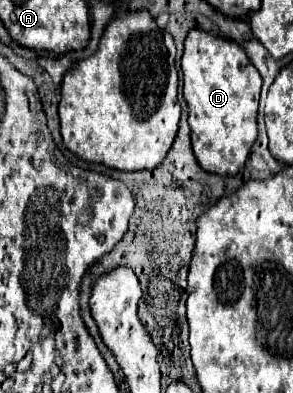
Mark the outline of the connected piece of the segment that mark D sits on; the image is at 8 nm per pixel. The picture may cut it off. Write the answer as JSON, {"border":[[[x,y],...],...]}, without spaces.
{"border":[[[193,28],[185,38],[181,56],[183,96],[189,106],[193,152],[203,170],[221,176],[235,176],[245,166],[251,146],[257,140],[257,106],[261,74],[249,62],[245,50],[227,38]]]}

